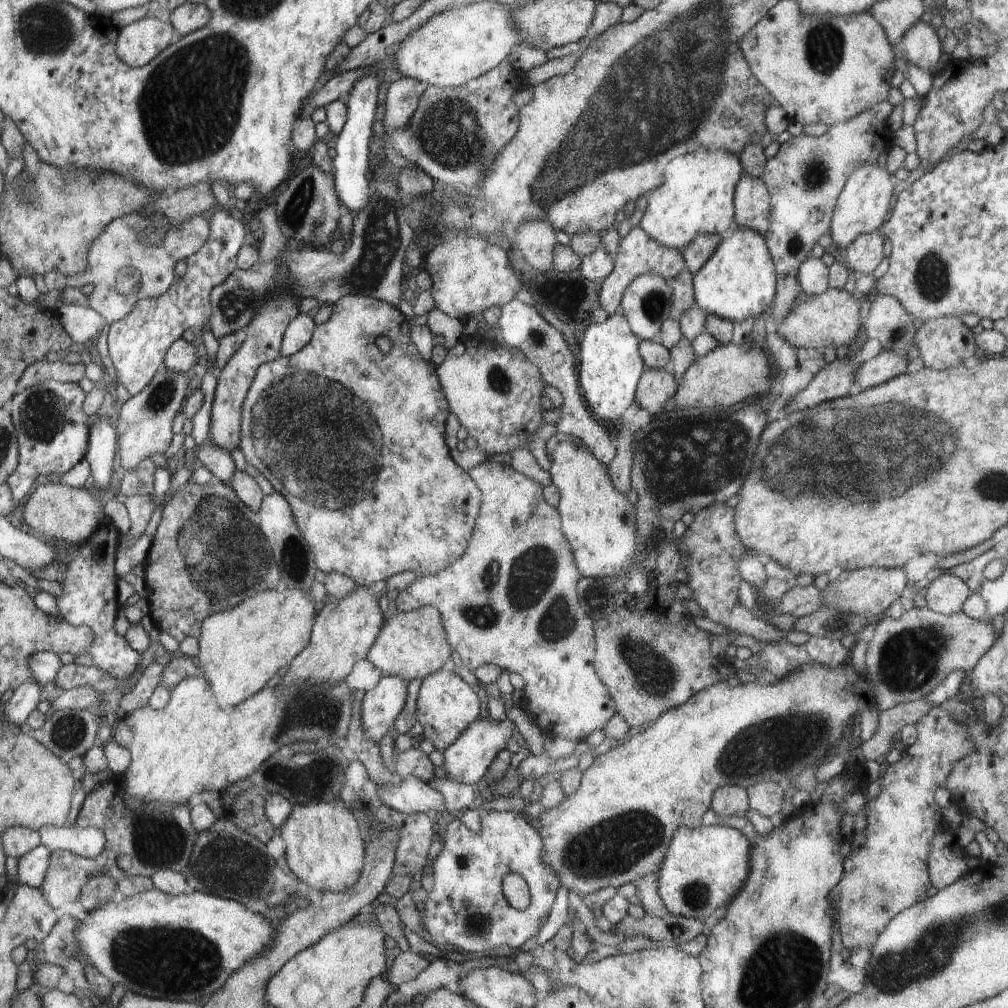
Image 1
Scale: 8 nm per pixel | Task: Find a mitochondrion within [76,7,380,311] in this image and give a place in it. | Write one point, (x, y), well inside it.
(181, 102)

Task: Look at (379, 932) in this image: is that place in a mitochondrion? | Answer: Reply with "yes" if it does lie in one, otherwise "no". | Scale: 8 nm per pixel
no

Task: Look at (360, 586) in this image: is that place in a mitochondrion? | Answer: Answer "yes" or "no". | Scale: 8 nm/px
no

